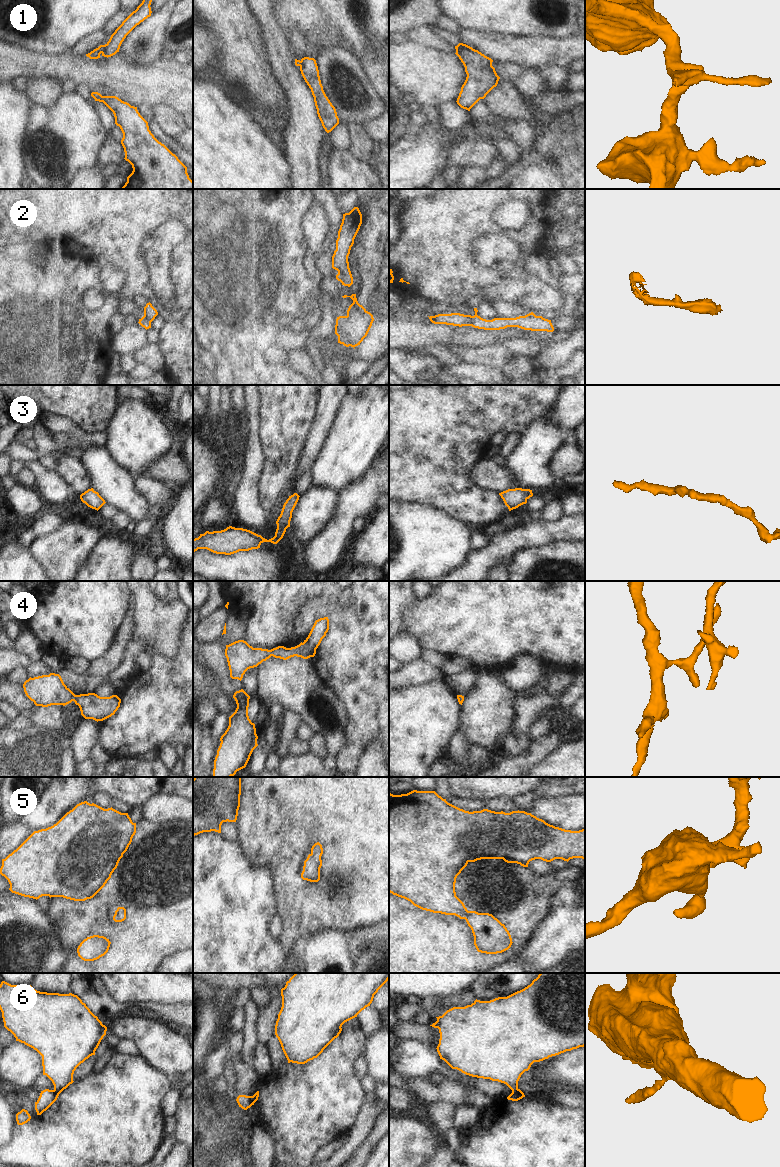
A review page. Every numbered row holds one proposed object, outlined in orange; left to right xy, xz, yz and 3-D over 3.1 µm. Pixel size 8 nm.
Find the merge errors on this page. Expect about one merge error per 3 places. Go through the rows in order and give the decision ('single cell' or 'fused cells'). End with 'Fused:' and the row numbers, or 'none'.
1: fused cells
2: fused cells
3: single cell
4: single cell
5: single cell
6: fused cells
Fused: 1, 2, 6

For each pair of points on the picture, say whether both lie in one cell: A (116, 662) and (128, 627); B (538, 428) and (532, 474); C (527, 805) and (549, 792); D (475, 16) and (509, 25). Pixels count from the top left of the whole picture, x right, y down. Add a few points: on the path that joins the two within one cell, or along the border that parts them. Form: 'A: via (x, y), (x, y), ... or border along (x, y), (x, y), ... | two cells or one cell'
A: via (118, 653), (125, 636) | one cell
B: via (538, 439), (532, 463) | one cell
C: via (532, 800), (540, 792), (544, 792) | one cell
D: via (483, 16), (501, 17) | one cell

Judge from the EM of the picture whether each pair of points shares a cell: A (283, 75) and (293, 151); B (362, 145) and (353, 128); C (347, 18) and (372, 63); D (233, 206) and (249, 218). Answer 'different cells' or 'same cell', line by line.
A: same cell
B: same cell
C: same cell
D: different cells

